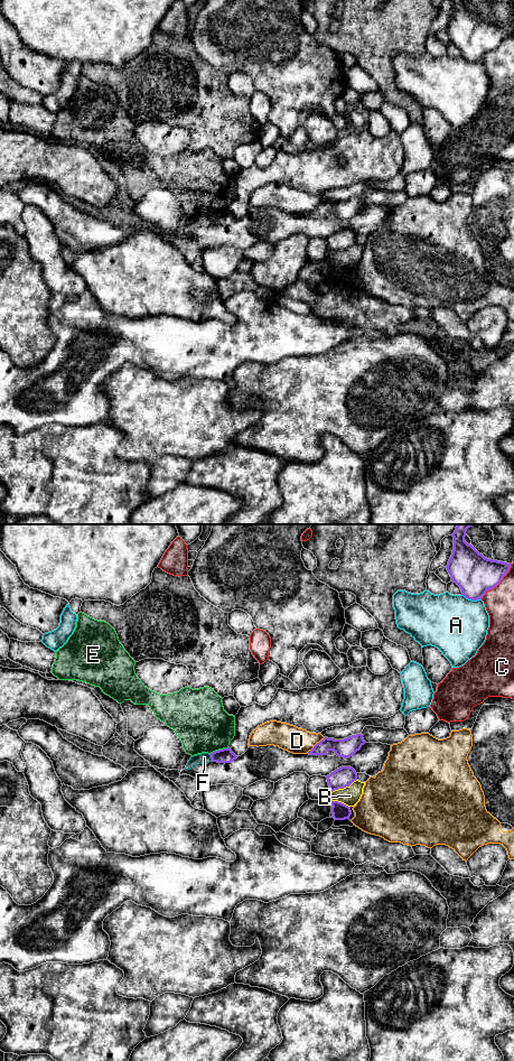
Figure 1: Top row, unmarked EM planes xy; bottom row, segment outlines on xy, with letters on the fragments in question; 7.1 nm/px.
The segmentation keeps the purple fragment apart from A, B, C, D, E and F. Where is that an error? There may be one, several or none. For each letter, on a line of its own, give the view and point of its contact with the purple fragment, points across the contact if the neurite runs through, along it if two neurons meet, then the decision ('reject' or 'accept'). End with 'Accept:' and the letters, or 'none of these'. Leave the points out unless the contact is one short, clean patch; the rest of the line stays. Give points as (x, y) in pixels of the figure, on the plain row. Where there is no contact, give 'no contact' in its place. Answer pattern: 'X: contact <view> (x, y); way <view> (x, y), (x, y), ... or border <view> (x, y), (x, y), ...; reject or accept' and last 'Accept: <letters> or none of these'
A: contact xy (472, 62); reject
B: contact xy (343, 250); border xy (356, 241), (348, 248), (335, 251), (330, 256); reject
C: contact xy (498, 45); reject
D: contact xy (315, 207); reject
E: contact xy (218, 212); border xy (227, 208), (215, 212), (209, 216); reject
F: contact xy (211, 220); reject
Accept: none of these

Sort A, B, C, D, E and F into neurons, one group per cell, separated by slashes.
A / B / C F / D / E

